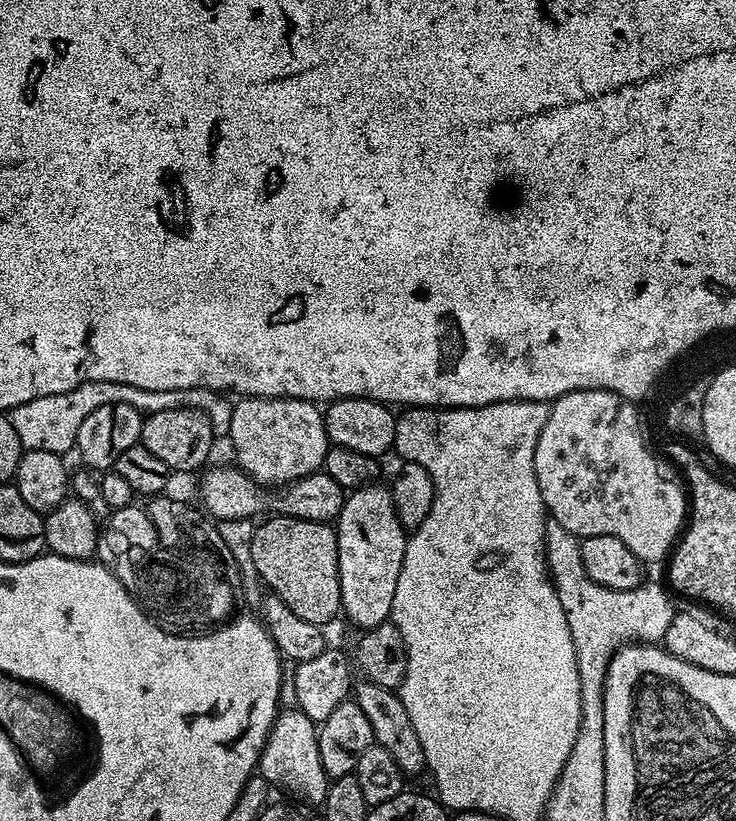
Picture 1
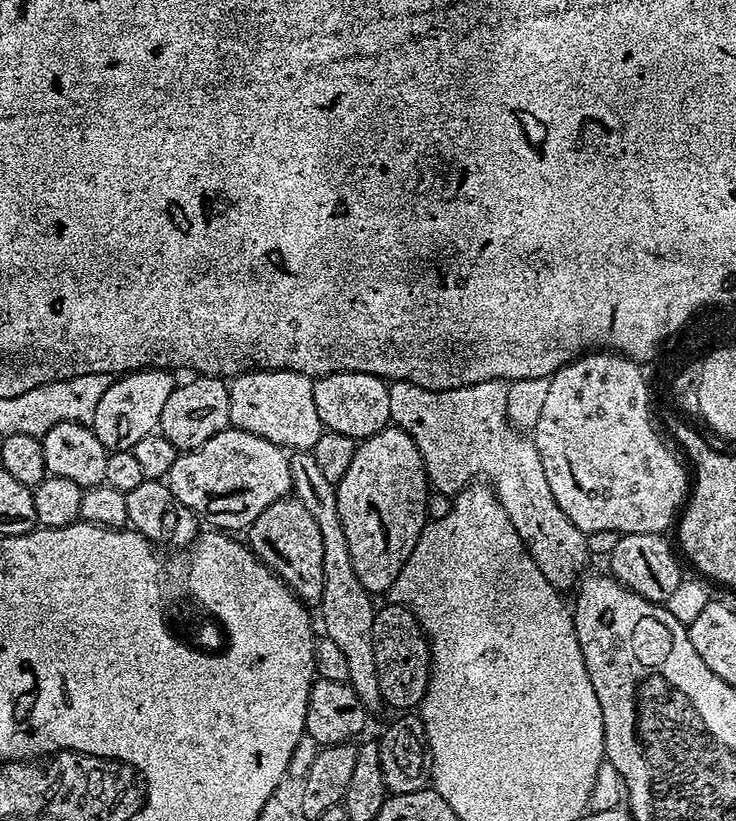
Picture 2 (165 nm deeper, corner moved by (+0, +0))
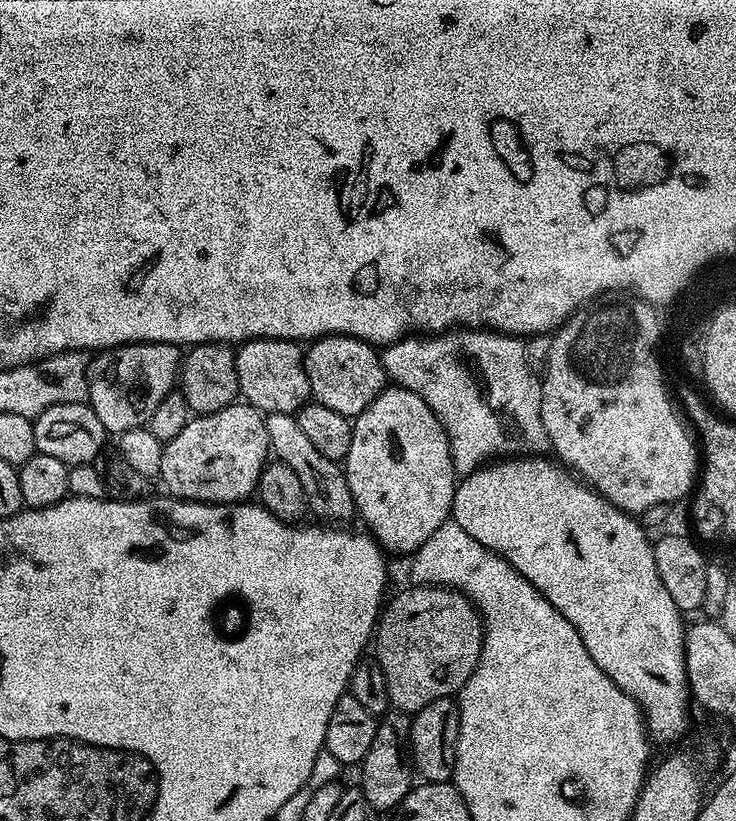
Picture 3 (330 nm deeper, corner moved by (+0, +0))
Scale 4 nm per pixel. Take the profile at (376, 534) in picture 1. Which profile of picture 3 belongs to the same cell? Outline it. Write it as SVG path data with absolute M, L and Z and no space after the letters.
M385 387L378 398L352 420L350 454L343 460L342 467L359 519L364 519L363 527L389 553L416 552L438 526L449 523L458 483L450 442L442 422L418 394L405 388Z

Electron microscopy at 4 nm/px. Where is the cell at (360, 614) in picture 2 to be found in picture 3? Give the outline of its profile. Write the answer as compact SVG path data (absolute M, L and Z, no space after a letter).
M270 412L264 417L266 422L266 438L271 455L282 461L298 479L302 481L302 490L306 490L308 507L321 516L324 522L348 522L351 516L357 515L356 503L352 500L350 486L344 477L344 469L337 461L323 456L310 443L310 437L298 426L295 415L290 412Z

